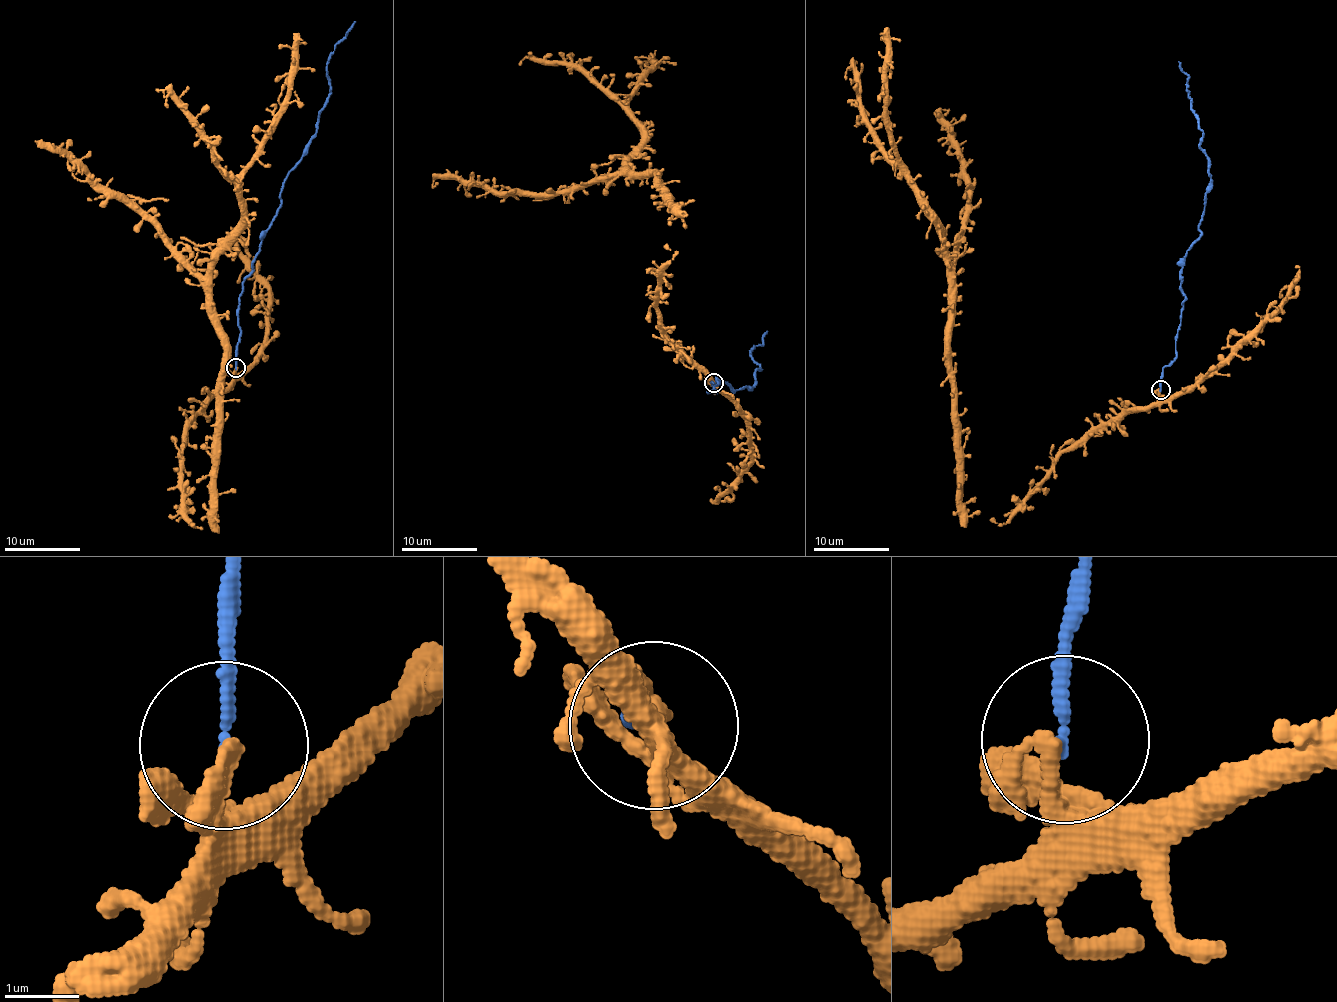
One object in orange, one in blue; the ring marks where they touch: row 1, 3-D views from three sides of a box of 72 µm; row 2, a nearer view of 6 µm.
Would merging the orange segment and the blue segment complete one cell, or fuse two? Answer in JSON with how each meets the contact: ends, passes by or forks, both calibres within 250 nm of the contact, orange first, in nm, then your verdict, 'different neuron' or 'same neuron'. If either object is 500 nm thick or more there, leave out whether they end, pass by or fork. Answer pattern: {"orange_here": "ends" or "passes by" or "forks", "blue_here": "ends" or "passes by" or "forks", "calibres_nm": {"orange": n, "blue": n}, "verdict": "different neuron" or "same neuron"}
{"orange_here": "ends", "blue_here": "ends", "calibres_nm": {"orange": 240, "blue": 120}, "verdict": "different neuron"}

